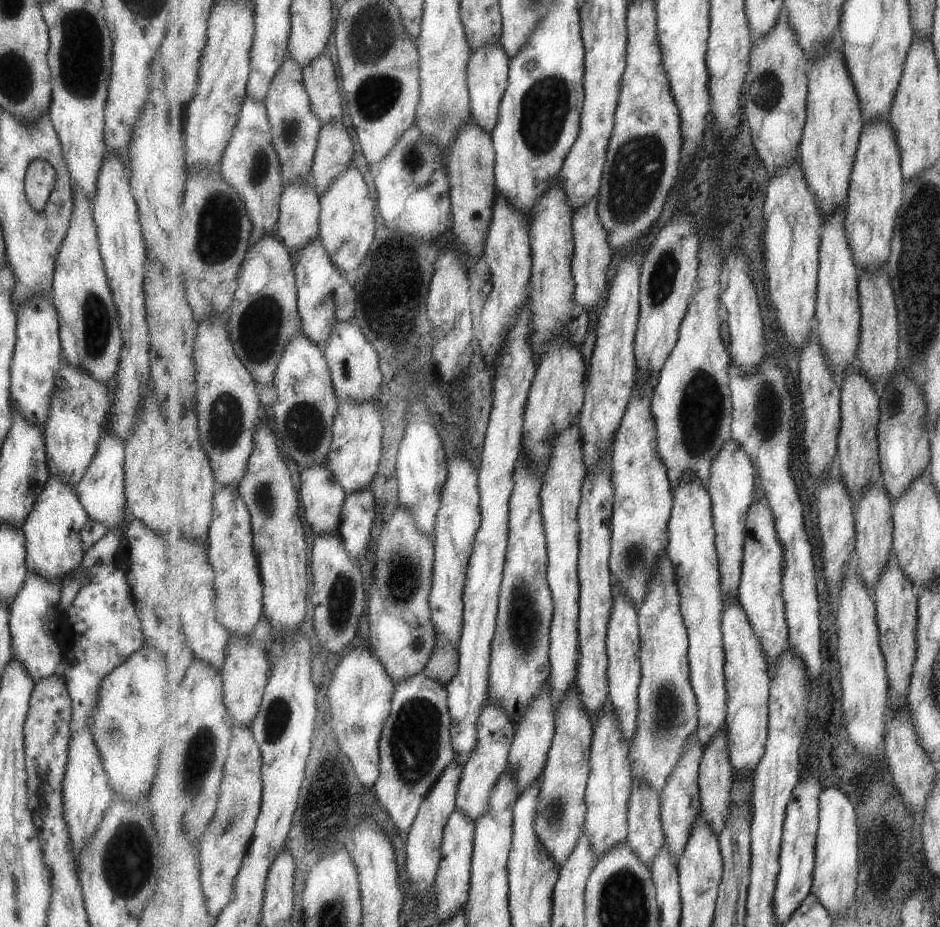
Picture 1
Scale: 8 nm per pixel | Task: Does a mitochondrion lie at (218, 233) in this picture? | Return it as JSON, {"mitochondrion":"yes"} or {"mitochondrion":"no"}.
{"mitochondrion":"yes"}

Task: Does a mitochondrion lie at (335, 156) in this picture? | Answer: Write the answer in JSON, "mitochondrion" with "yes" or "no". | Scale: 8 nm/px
{"mitochondrion":"no"}

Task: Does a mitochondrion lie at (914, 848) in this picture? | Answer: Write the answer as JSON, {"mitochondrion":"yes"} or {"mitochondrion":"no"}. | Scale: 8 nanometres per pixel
{"mitochondrion":"no"}

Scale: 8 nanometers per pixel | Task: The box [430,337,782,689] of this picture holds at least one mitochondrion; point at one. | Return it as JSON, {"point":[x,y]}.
{"point":[702,408]}

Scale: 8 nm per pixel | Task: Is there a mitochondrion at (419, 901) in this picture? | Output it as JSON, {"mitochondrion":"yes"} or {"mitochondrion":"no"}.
{"mitochondrion":"no"}

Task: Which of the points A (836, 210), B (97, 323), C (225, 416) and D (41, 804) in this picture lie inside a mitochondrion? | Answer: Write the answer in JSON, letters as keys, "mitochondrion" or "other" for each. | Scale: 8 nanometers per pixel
{"A":"other","B":"mitochondrion","C":"mitochondrion","D":"other"}

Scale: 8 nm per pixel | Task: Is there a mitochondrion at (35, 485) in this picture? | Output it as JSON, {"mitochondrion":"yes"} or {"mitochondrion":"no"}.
{"mitochondrion":"no"}

